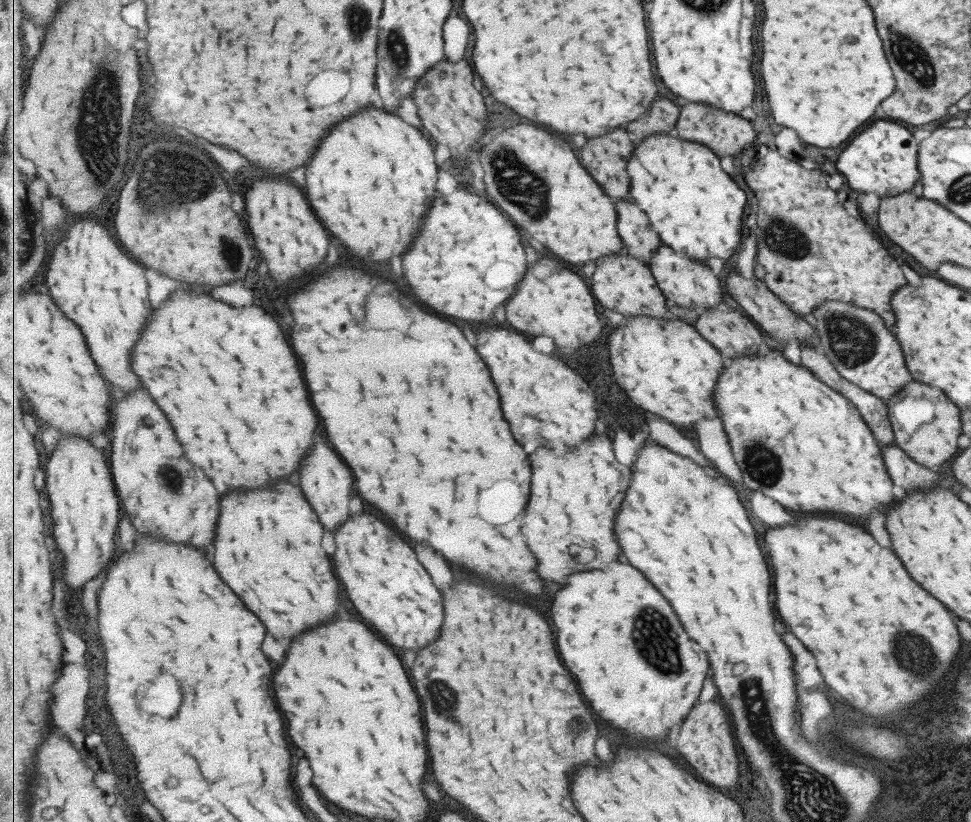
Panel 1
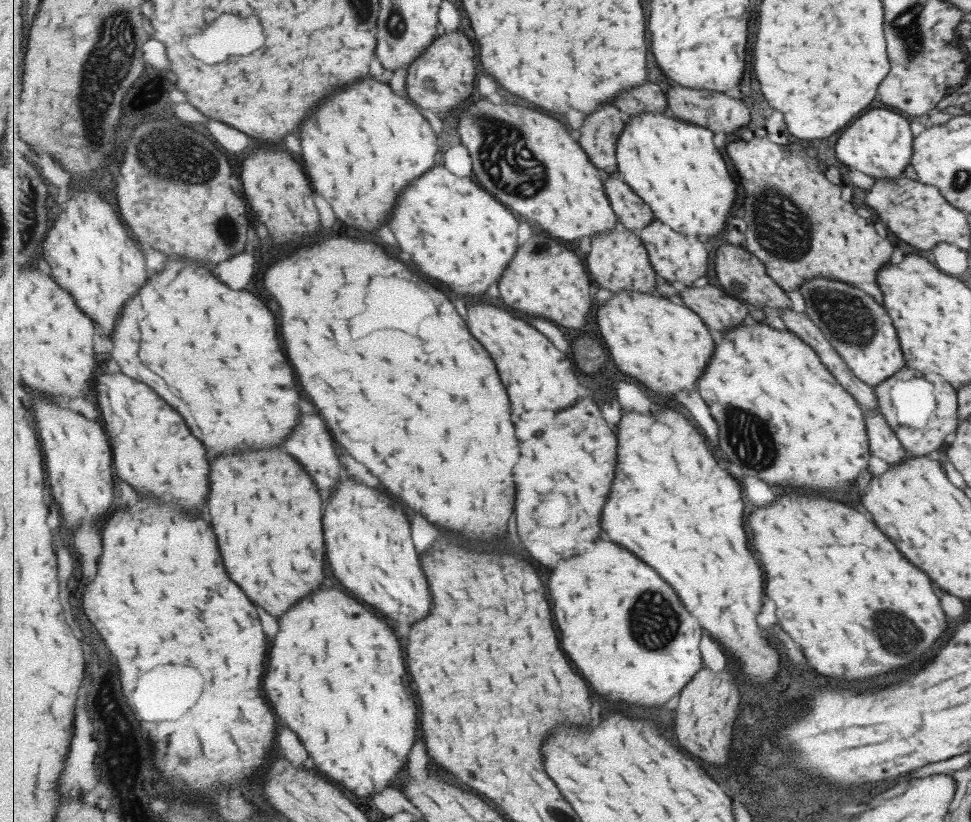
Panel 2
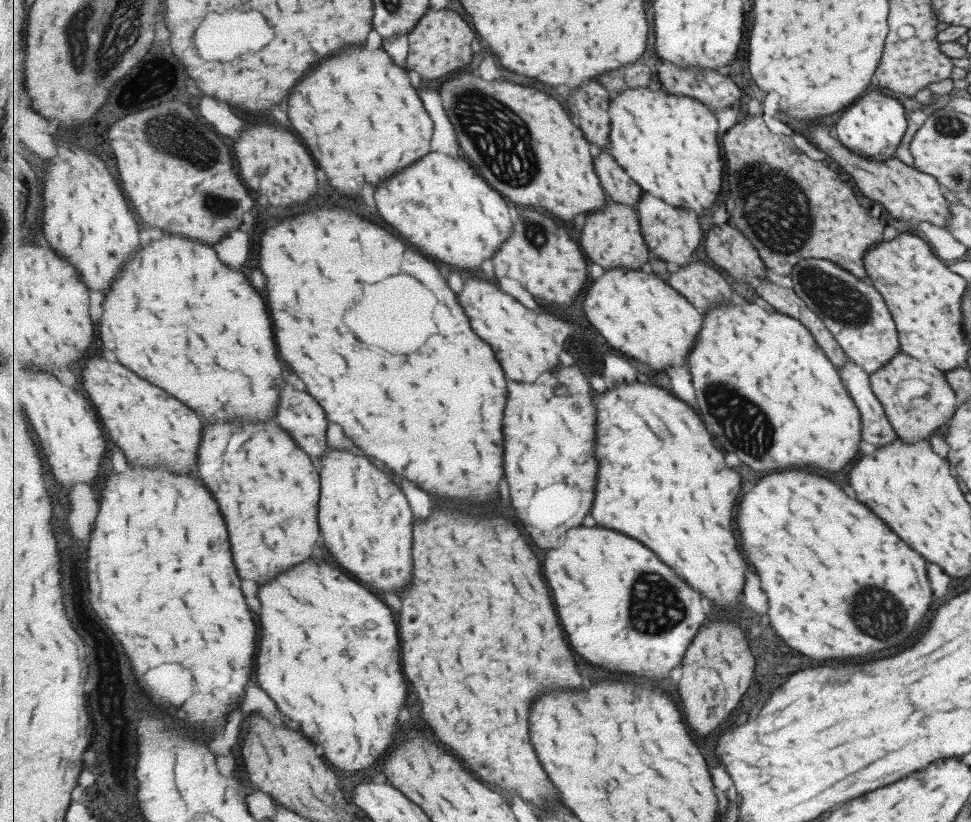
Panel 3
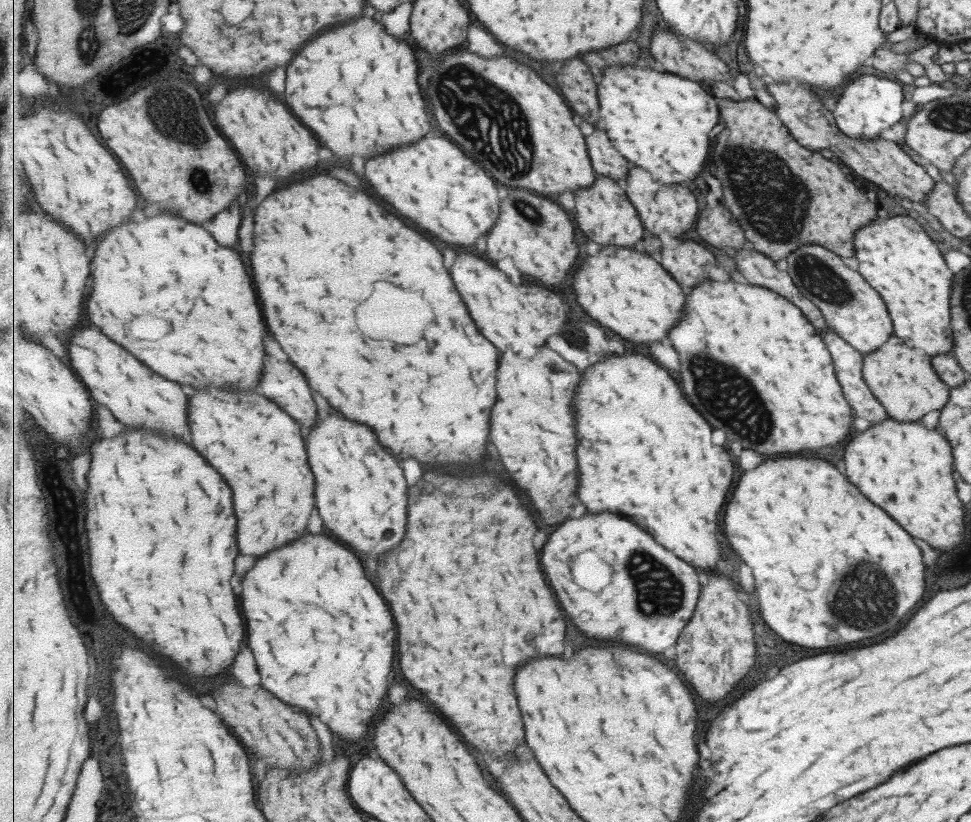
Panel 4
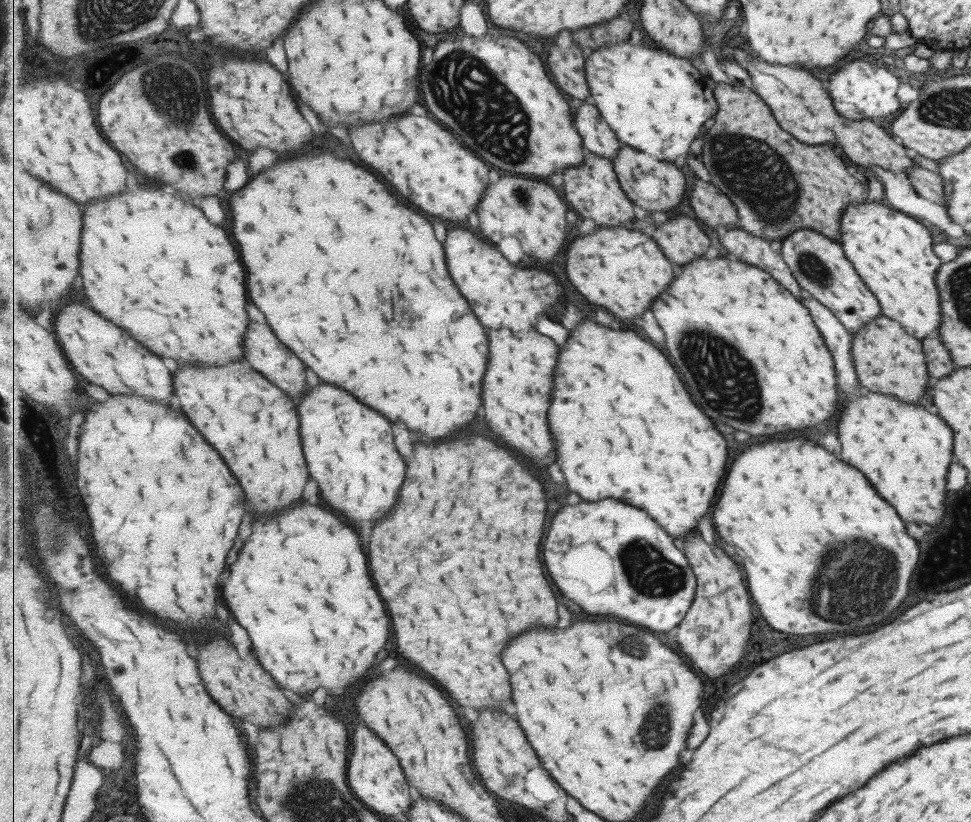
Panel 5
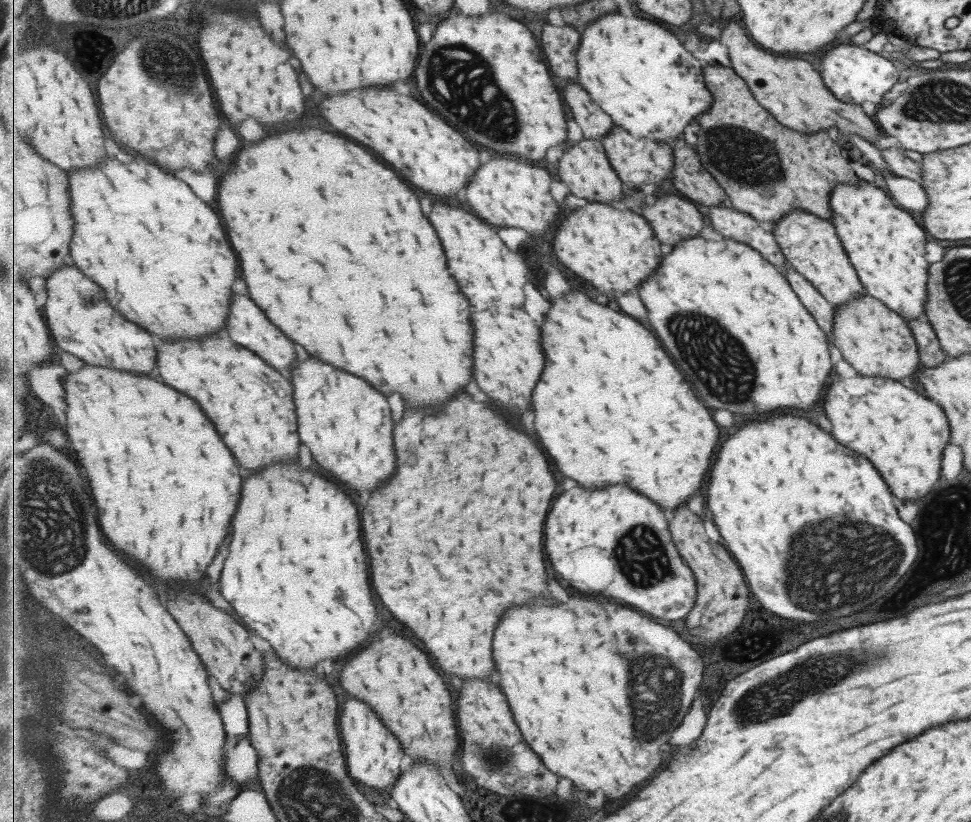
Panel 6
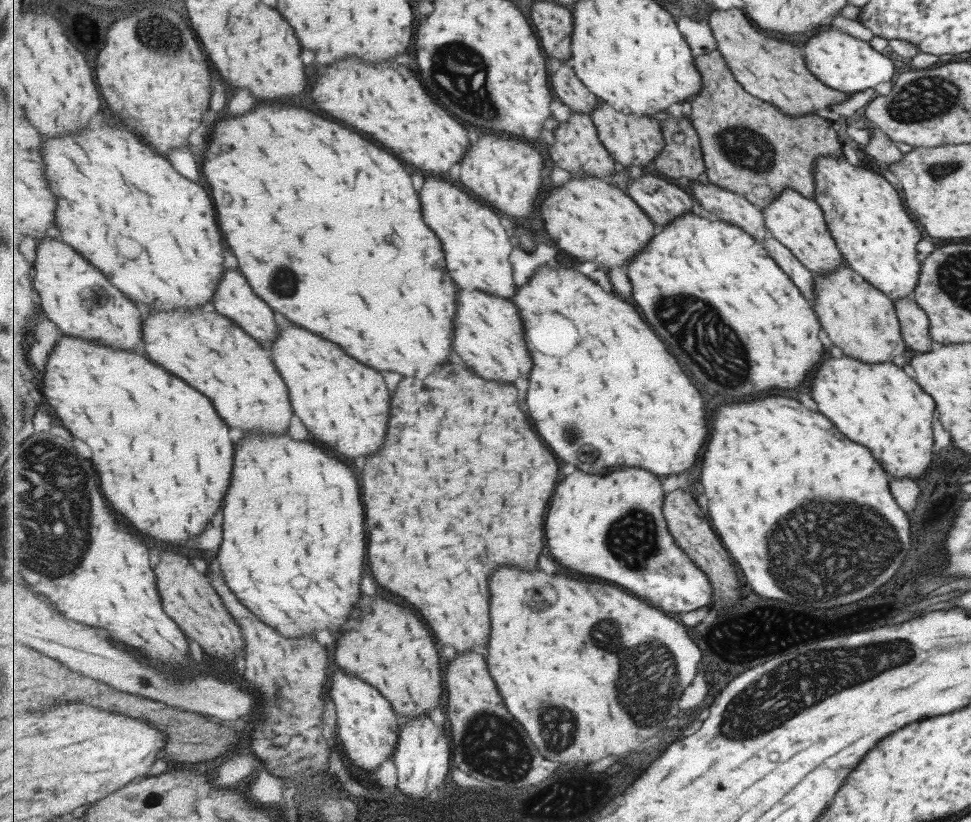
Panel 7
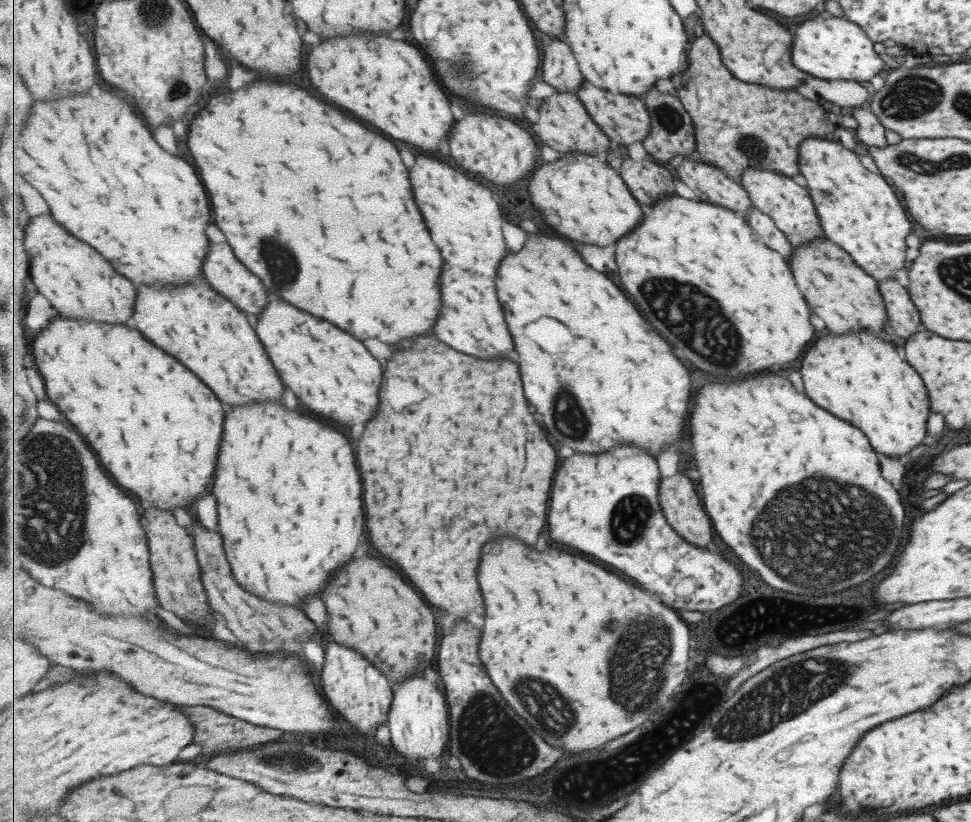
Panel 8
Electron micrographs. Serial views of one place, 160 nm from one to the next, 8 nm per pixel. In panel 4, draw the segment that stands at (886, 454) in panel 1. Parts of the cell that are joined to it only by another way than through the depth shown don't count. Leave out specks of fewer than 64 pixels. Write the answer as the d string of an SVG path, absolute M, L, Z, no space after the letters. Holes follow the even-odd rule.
M828 327L821 337L830 349L837 382L855 418L865 420L869 426L881 422L887 416L863 380L862 355Z

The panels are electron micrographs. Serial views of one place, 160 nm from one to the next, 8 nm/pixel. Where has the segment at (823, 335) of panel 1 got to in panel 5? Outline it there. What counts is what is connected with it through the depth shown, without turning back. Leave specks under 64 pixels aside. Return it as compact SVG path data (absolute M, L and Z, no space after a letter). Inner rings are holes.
M800 228L781 241L780 256L800 288L811 298L825 305L850 334L880 315L877 299L863 284L852 264L845 259L840 243L829 240L822 233Z

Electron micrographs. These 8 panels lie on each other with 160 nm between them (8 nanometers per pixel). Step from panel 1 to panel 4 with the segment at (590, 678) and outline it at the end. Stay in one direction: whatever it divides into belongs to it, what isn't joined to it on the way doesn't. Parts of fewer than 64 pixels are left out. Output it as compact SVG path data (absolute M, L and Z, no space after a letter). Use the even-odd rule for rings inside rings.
M611 512L589 514L563 524L553 532L551 546L547 542L543 548L543 566L547 568L547 576L563 608L581 632L597 636L597 642L631 644L647 654L665 655L669 648L675 648L683 628L694 618L702 596L699 574L694 566L677 558L637 524Z

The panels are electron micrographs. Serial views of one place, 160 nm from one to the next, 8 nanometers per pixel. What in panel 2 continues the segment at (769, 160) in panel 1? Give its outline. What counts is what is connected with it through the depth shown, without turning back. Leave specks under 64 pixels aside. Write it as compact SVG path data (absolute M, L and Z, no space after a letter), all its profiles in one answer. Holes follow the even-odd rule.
M753 135L752 141L730 141L726 154L741 178L741 188L745 190L745 204L739 206L744 212L747 224L745 232L746 248L757 256L767 267L773 282L782 291L798 290L802 282L814 276L844 282L868 294L877 304L882 304L880 288L876 283L878 270L889 262L893 248L887 239L881 239L871 223L859 217L848 201L841 199L837 185L829 184L817 166L799 153L789 152L768 137Z

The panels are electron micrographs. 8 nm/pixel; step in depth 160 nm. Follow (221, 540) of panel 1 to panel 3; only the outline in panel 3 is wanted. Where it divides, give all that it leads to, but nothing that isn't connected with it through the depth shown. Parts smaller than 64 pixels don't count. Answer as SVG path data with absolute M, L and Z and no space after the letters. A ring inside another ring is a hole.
M277 422L267 424L223 424L209 426L203 434L203 452L199 452L199 474L219 500L219 508L231 532L231 546L239 576L265 584L287 568L313 558L321 538L319 528L319 494L321 478L309 458L295 440L279 428Z

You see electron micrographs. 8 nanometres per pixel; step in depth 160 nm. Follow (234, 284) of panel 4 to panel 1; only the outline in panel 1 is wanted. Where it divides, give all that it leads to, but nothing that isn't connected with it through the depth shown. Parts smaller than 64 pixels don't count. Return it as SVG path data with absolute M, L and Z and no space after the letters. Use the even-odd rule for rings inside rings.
M177 292L177 294L173 294L173 300L169 300L165 304L165 308L155 310L151 328L147 328L147 336L143 336L143 344L139 344L139 348L136 346L134 350L135 372L139 372L139 378L143 380L145 388L151 392L151 396L155 396L155 402L159 404L163 412L166 412L173 428L177 428L175 434L179 436L183 448L187 450L189 460L197 468L207 472L207 476L219 488L219 492L229 494L235 490L243 492L243 490L253 490L253 488L265 488L269 484L277 484L283 478L291 478L293 474L297 474L301 470L301 462L307 458L307 454L311 452L311 448L315 444L315 432L319 426L319 418L317 418L317 412L313 410L313 404L311 404L311 398L307 392L307 384L303 378L303 370L299 366L297 356L293 354L293 348L289 346L279 322L271 314L267 314L263 308L259 308L259 306L231 308L219 300L213 300L207 294L191 296L189 292Z

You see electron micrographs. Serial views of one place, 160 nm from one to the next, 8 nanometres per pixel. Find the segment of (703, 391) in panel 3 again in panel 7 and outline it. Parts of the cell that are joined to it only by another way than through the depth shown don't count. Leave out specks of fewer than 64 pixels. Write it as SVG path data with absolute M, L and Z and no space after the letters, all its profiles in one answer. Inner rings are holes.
M688 212L676 218L667 226L657 229L653 242L651 242L651 248L647 248L647 252L643 252L643 256L639 256L639 260L631 262L629 278L631 278L631 284L633 284L637 304L641 306L643 314L647 316L647 320L651 322L655 332L659 332L659 336L663 336L663 340L667 340L667 344L671 346L675 356L679 356L679 360L683 360L687 370L699 382L703 382L707 390L719 392L717 396L723 396L723 398L735 402L735 400L751 398L753 394L759 396L759 394L765 394L765 392L771 392L771 390L795 390L803 384L807 374L821 360L823 346L817 338L817 334L819 334L817 318L815 318L806 297L801 298L802 293L794 284L794 281L790 277L787 278L786 273L781 272L781 270L778 263L770 256L770 250L765 244L745 232L740 226L735 226L725 219L718 218L717 221L711 221Z

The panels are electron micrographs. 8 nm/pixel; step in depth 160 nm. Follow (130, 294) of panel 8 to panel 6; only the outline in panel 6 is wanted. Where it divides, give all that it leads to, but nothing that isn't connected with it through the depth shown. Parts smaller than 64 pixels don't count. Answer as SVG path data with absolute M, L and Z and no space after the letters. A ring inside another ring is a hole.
M65 265L39 284L43 311L47 315L52 335L62 352L71 353L86 364L127 370L151 376L158 368L157 348L153 336L135 322L125 320L106 299L106 292L76 265Z

